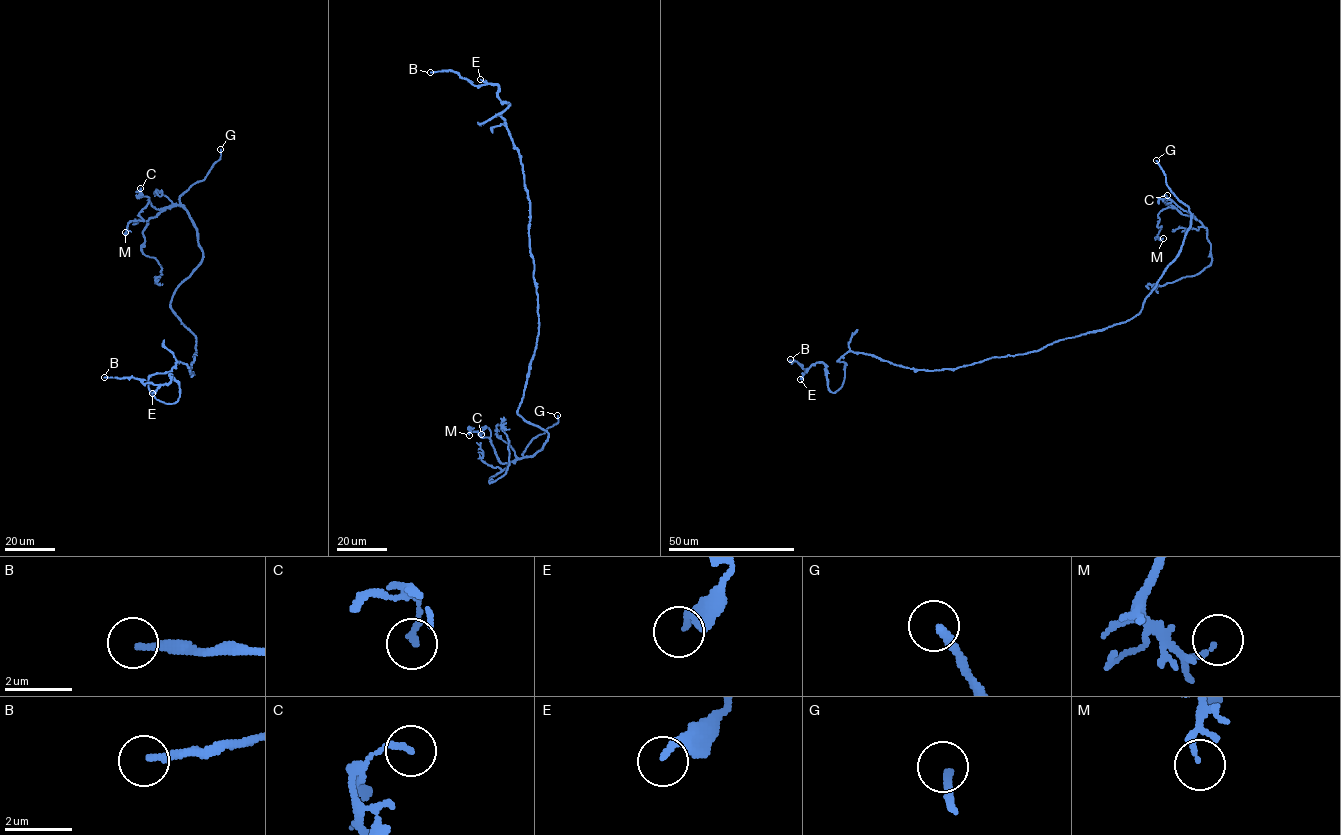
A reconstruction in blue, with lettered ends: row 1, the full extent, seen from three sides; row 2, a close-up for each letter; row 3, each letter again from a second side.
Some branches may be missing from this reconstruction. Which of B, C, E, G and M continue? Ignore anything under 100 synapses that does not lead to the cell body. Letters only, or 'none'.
B, G

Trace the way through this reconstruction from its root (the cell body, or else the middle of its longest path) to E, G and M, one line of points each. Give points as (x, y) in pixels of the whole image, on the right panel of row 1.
E: (1037, 350), (934, 370), (848, 351), (839, 360), (845, 377), (836, 392), (822, 363), (800, 379)
G: (1037, 350), (1132, 319), (1176, 257), (1191, 213), (1171, 191), (1156, 160)
M: (1037, 350), (1137, 315), (1195, 218), (1163, 208), (1157, 226), (1163, 238)

